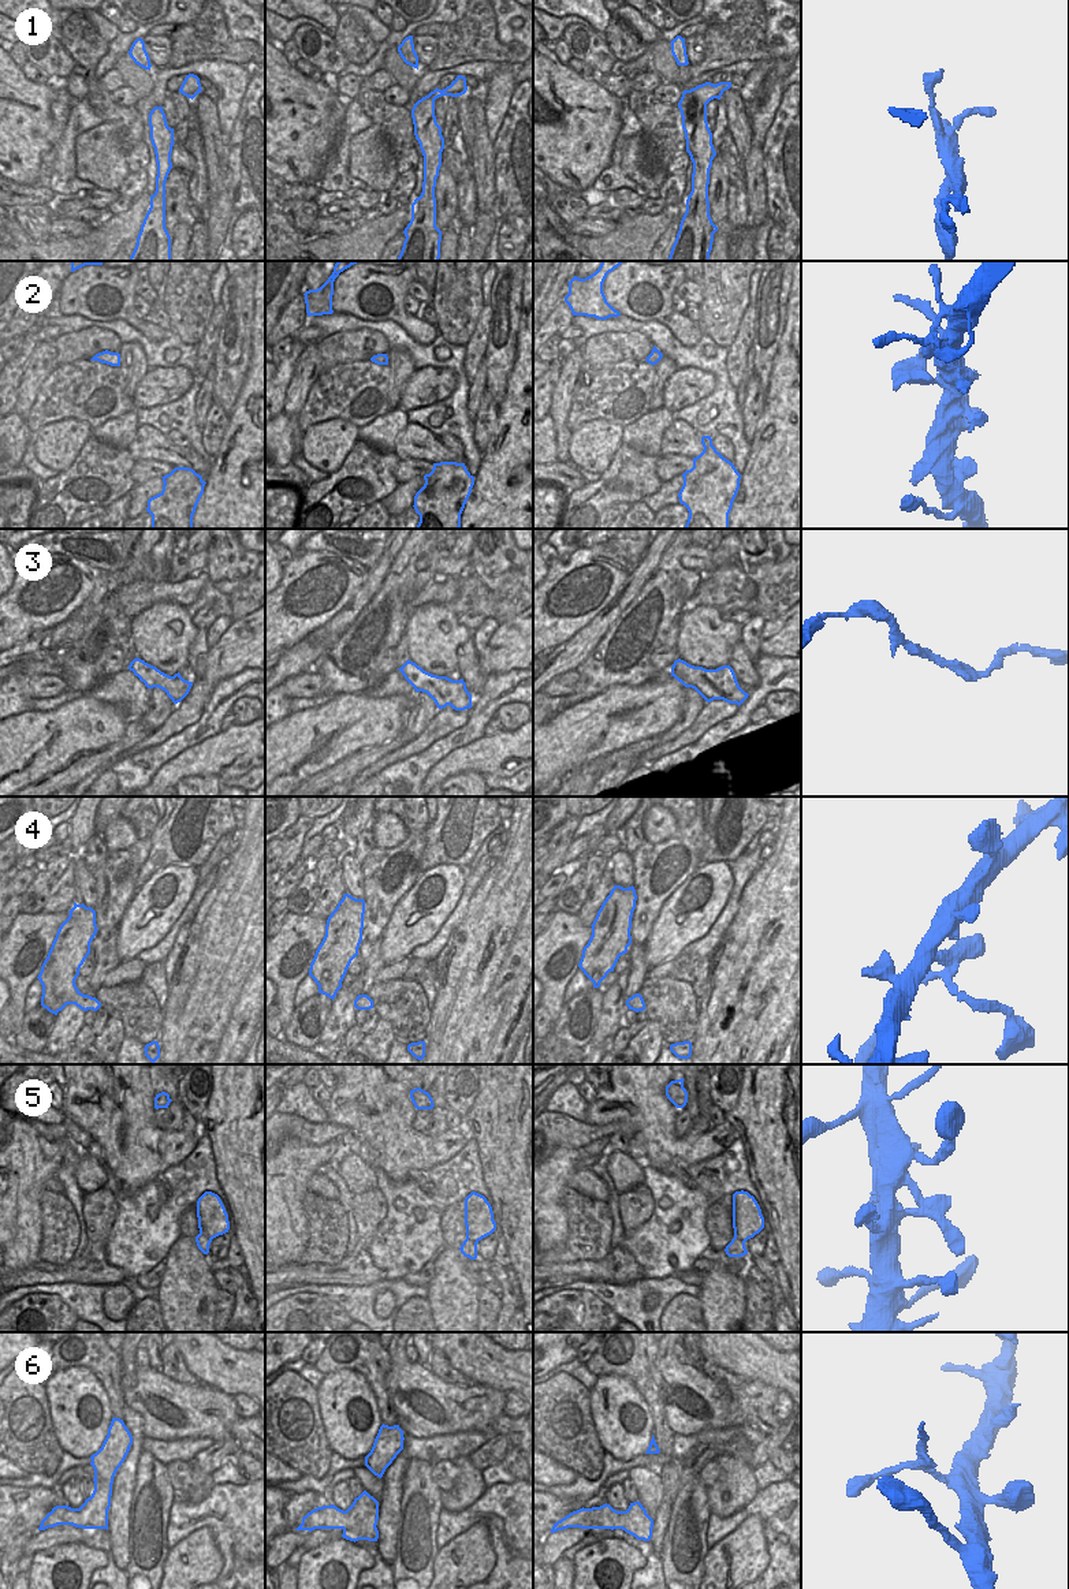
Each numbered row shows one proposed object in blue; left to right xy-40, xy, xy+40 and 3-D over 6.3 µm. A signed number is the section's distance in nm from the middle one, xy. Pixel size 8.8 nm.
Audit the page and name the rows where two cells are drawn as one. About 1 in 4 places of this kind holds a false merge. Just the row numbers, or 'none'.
4, 6.

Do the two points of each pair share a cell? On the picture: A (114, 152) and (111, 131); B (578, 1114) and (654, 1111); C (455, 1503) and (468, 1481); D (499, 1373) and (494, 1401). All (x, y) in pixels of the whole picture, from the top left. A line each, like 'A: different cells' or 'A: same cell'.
A: same cell
B: different cells
C: same cell
D: different cells

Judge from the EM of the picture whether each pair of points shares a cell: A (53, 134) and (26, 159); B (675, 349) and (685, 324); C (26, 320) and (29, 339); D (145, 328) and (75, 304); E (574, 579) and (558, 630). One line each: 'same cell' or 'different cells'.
A: different cells
B: different cells
C: different cells
D: same cell
E: same cell

